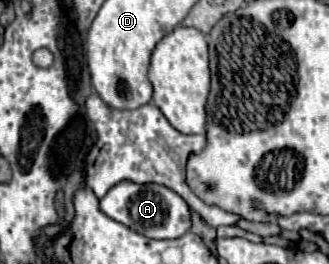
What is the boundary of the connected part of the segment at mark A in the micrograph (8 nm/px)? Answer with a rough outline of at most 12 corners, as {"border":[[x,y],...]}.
{"border":[[122,181],[100,199],[114,221],[150,239],[192,227],[188,203],[156,183]]}

